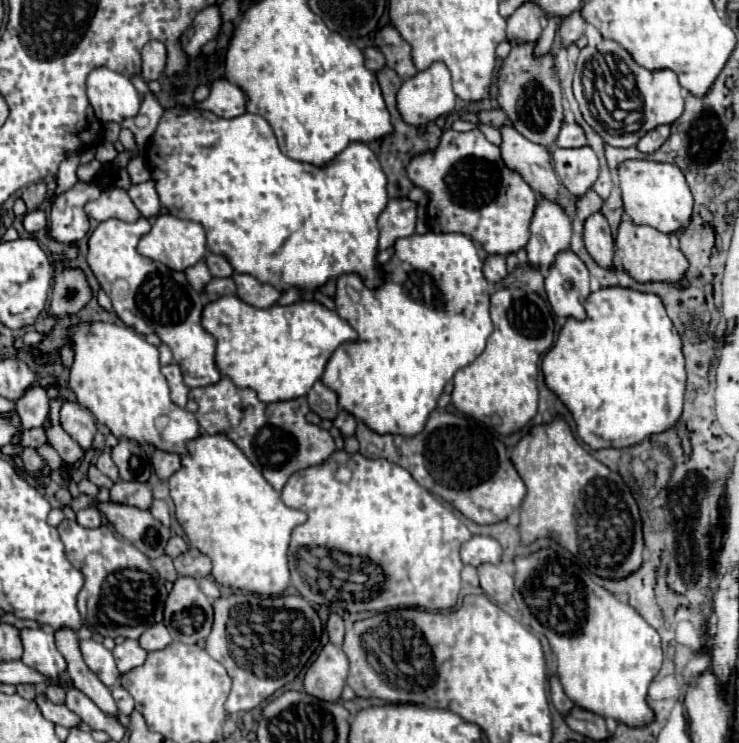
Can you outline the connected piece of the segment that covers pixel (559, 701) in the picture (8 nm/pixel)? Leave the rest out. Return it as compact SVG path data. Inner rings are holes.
M556 674L550 676L550 698L552 698L552 704L554 708L560 712L560 714L568 714L568 710L572 710L574 702L564 694L562 686L560 686L560 680Z

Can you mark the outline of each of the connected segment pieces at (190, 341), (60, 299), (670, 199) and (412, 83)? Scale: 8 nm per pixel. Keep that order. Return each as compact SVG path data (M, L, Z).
M144 216L136 222L122 222L116 218L100 222L88 238L88 266L112 300L118 318L138 334L156 334L172 350L184 382L190 388L214 384L220 380L220 372L214 364L216 340L212 340L200 324L200 314L204 308L202 296L188 284L184 272L156 268L154 260L138 254L136 244L148 232L150 222Z
M62 268L58 274L54 274L50 312L56 316L74 314L88 304L90 296L92 296L92 290L86 282L84 272Z
M626 160L618 166L618 180L624 200L624 212L634 220L634 224L652 226L664 234L680 232L692 216L694 198L684 180L682 170L676 164L652 162L652 160Z
M434 62L426 70L416 72L416 76L404 80L398 94L396 94L396 104L398 104L398 112L402 114L404 122L408 122L412 126L420 126L430 120L436 120L438 116L450 114L456 104L456 94L452 92L450 72L448 72L446 64Z

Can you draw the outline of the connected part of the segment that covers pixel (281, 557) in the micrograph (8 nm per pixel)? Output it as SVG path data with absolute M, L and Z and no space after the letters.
M198 434L198 438L194 440L188 440L186 442L186 448L188 448L188 454L186 456L180 456L182 458L182 466L180 470L176 470L170 478L168 478L168 486L170 486L170 496L174 500L174 508L176 508L176 518L180 522L180 526L184 528L188 540L190 540L190 546L198 548L200 552L204 552L210 560L212 560L212 576L218 584L222 586L230 586L230 588L238 588L238 590L246 590L246 592L256 592L260 596L278 596L278 594L284 594L286 588L290 586L290 572L288 572L288 562L286 562L286 552L288 552L288 540L290 540L290 534L292 534L292 528L296 524L302 524L306 520L306 514L300 512L300 510L294 510L294 508L288 508L282 500L280 500L280 494L264 480L262 472L258 468L252 466L252 462L244 456L244 452L226 436L226 434Z

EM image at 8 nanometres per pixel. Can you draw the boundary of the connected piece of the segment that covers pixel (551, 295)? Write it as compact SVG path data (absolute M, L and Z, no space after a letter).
M572 250L558 252L544 280L544 288L556 316L584 320L586 312L580 300L590 292L588 268Z

